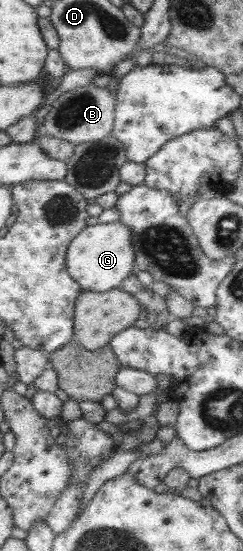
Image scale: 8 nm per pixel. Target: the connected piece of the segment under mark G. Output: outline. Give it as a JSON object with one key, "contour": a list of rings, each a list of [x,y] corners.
{"contour":[[[118,221],[89,225],[68,248],[67,269],[83,290],[107,292],[120,288],[136,268],[136,247],[132,227]]]}

